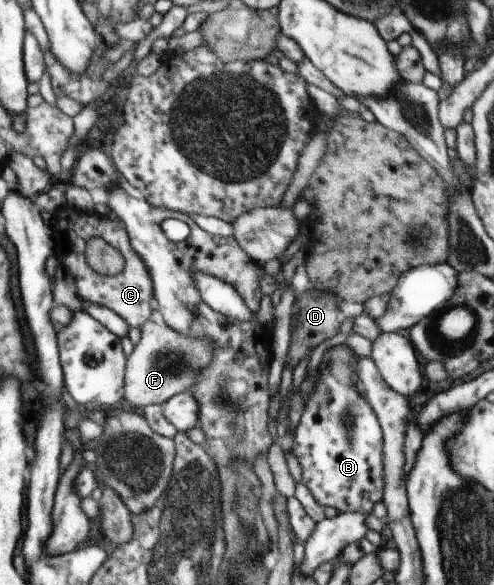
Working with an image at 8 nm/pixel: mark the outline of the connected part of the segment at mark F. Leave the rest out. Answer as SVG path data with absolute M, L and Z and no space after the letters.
M151 318L142 326L141 334L140 341L128 357L125 377L124 398L137 410L147 405L163 405L174 396L189 391L200 369L212 361L212 349L214 348L207 337L193 338L181 334L167 325L157 324Z

